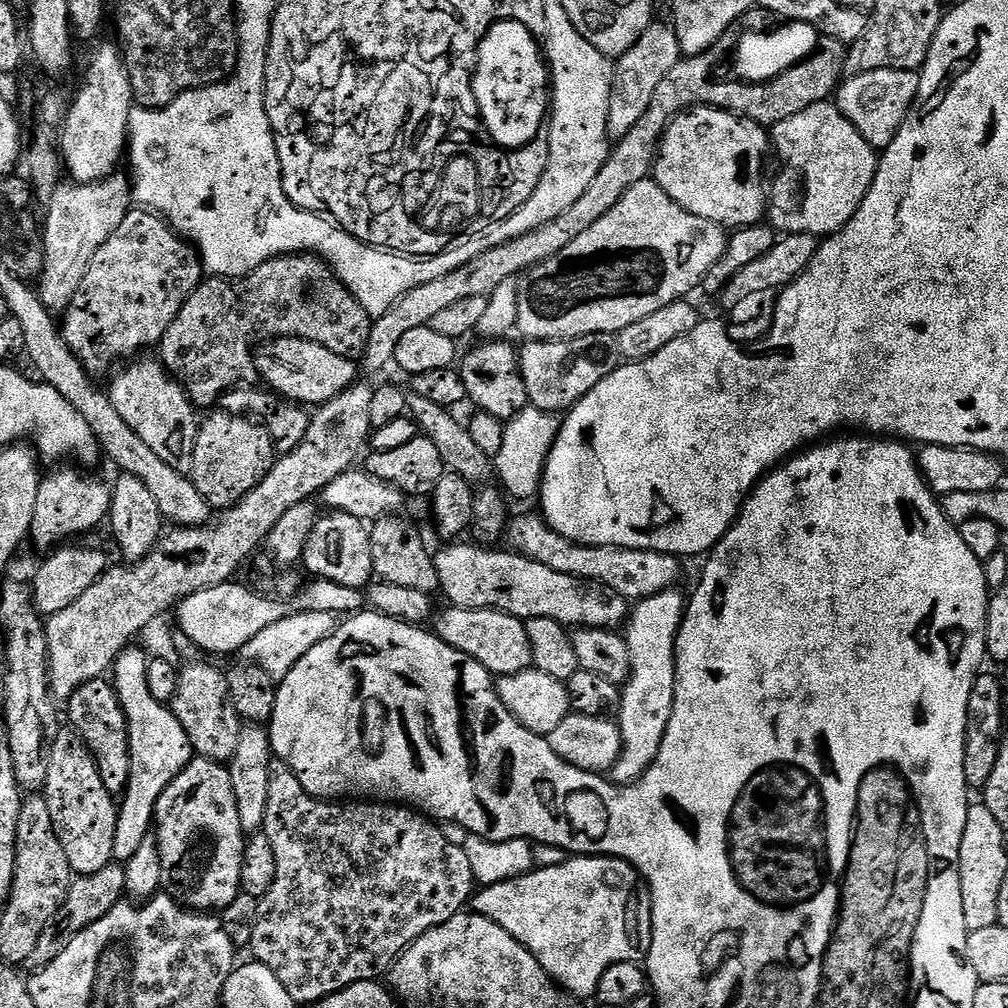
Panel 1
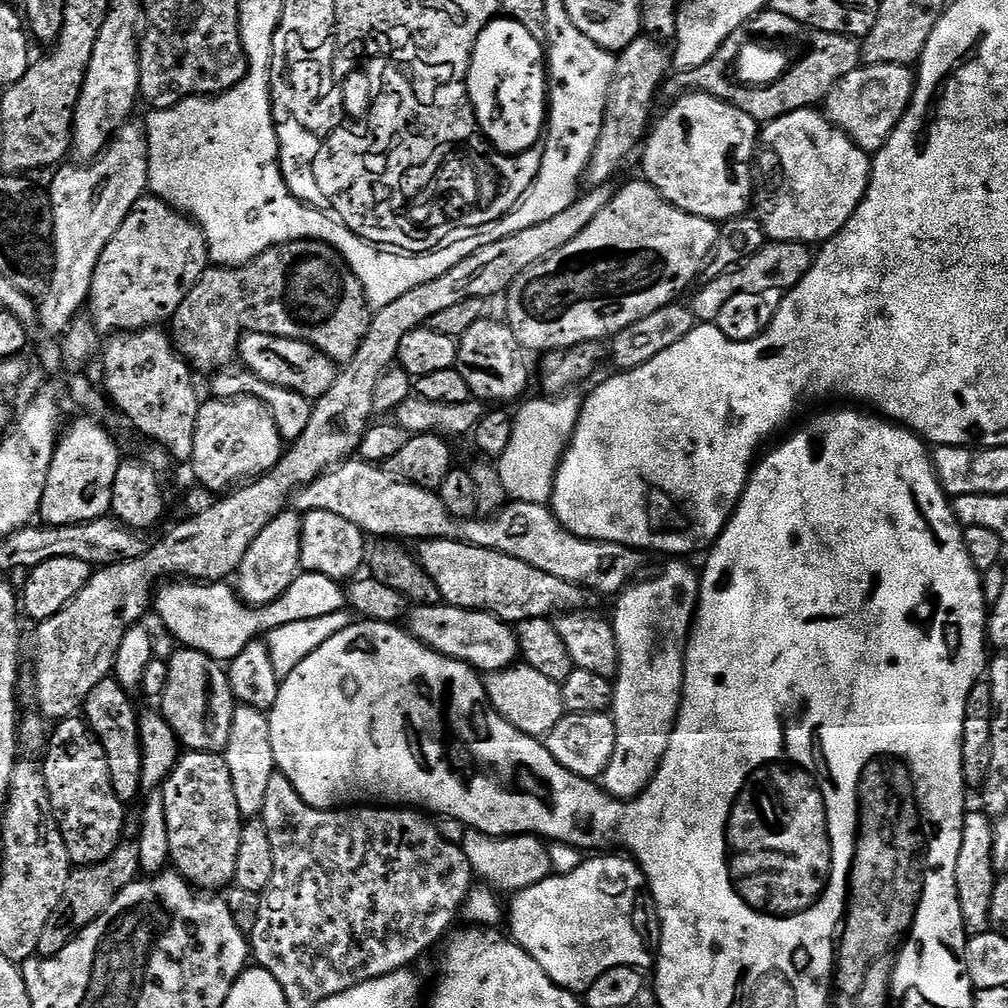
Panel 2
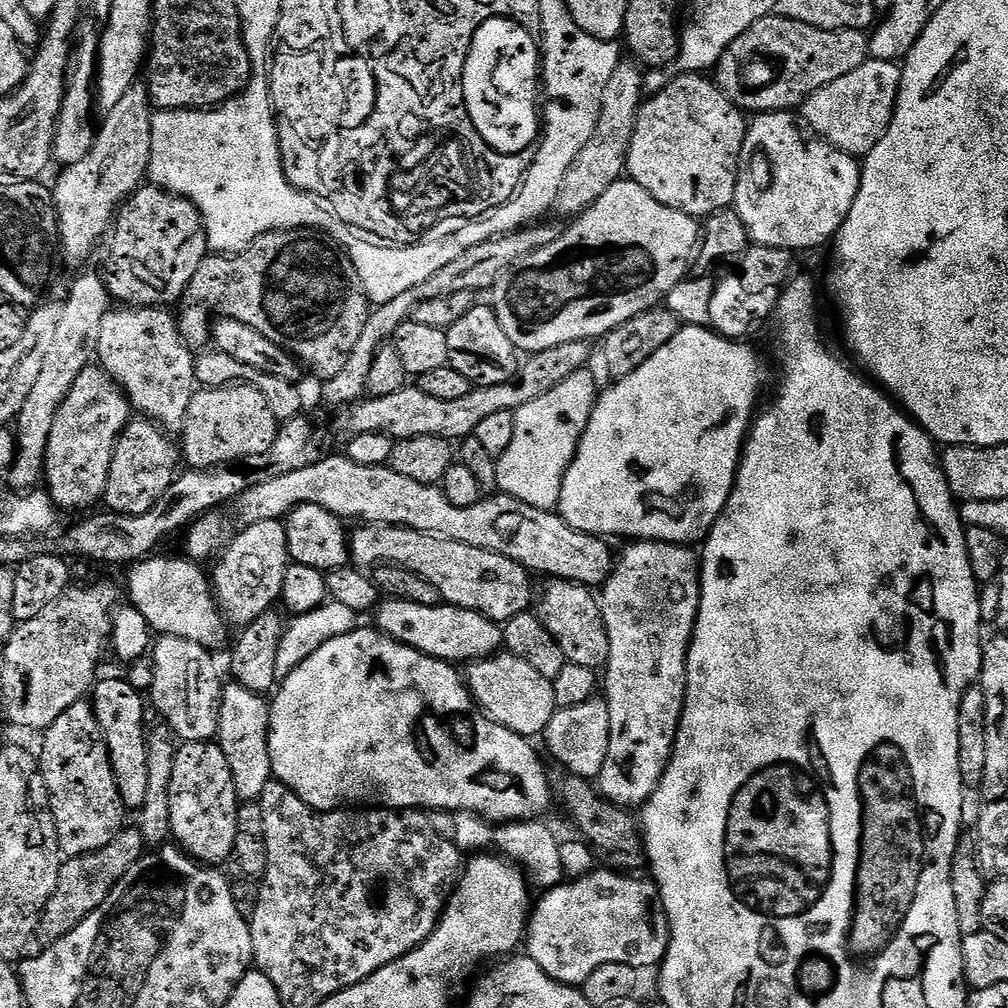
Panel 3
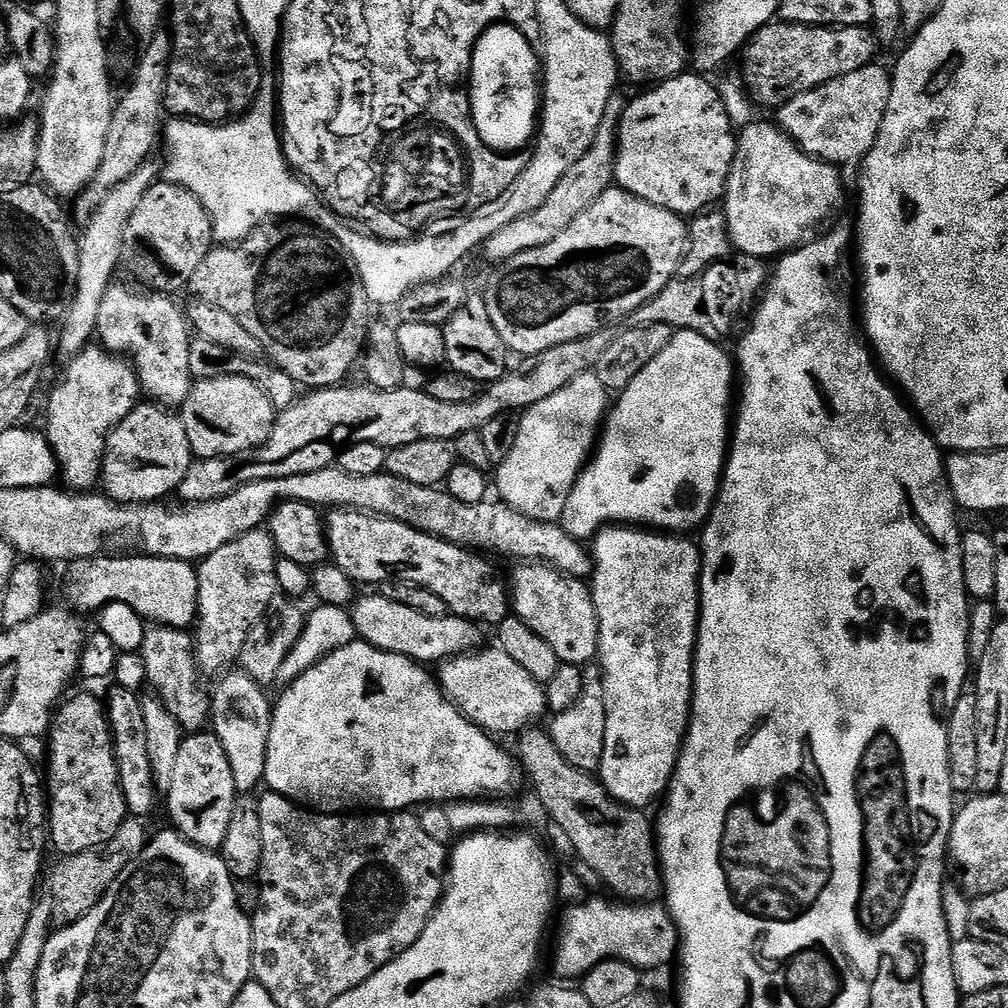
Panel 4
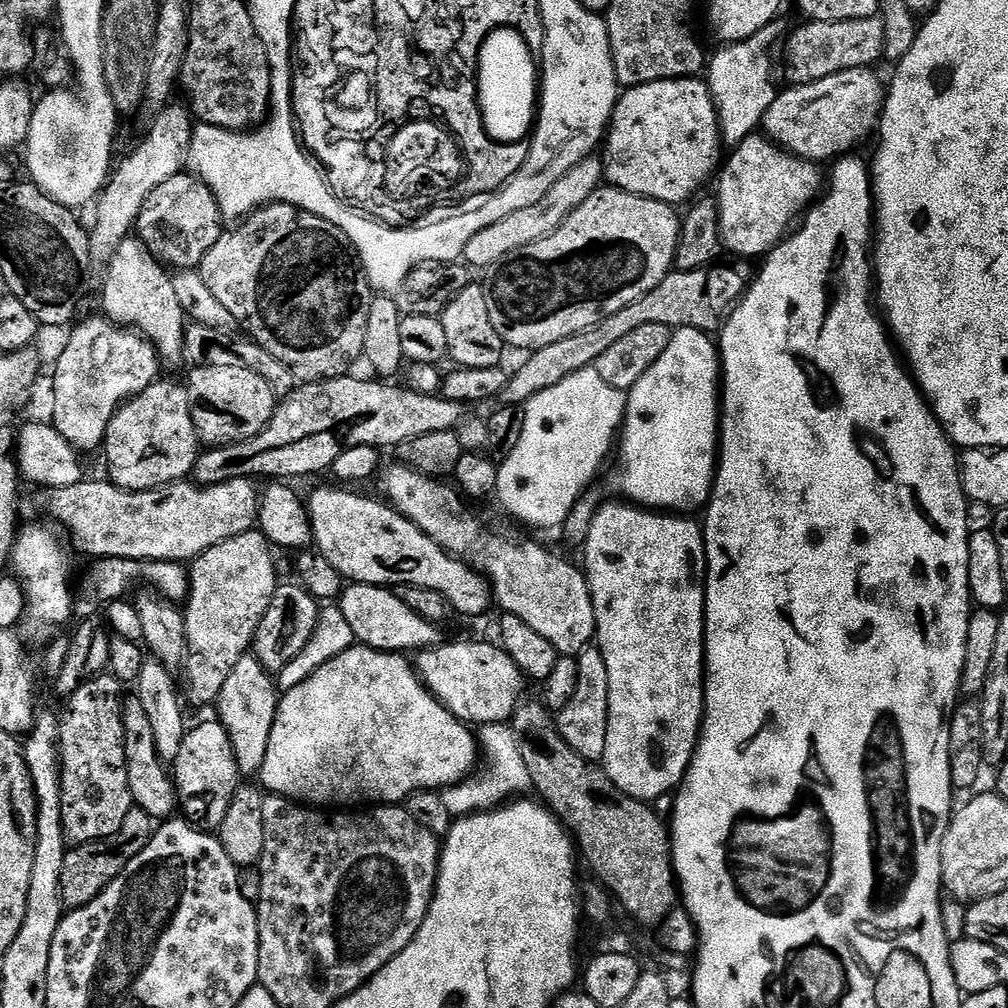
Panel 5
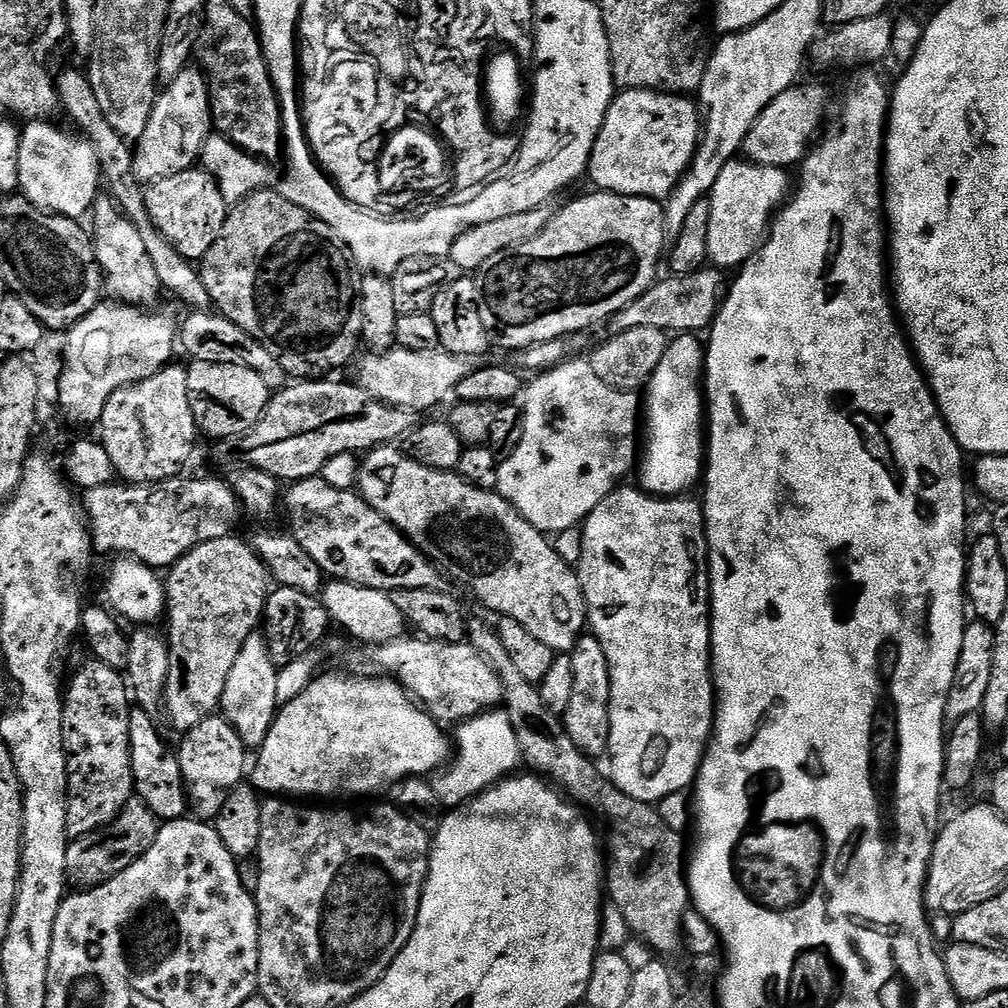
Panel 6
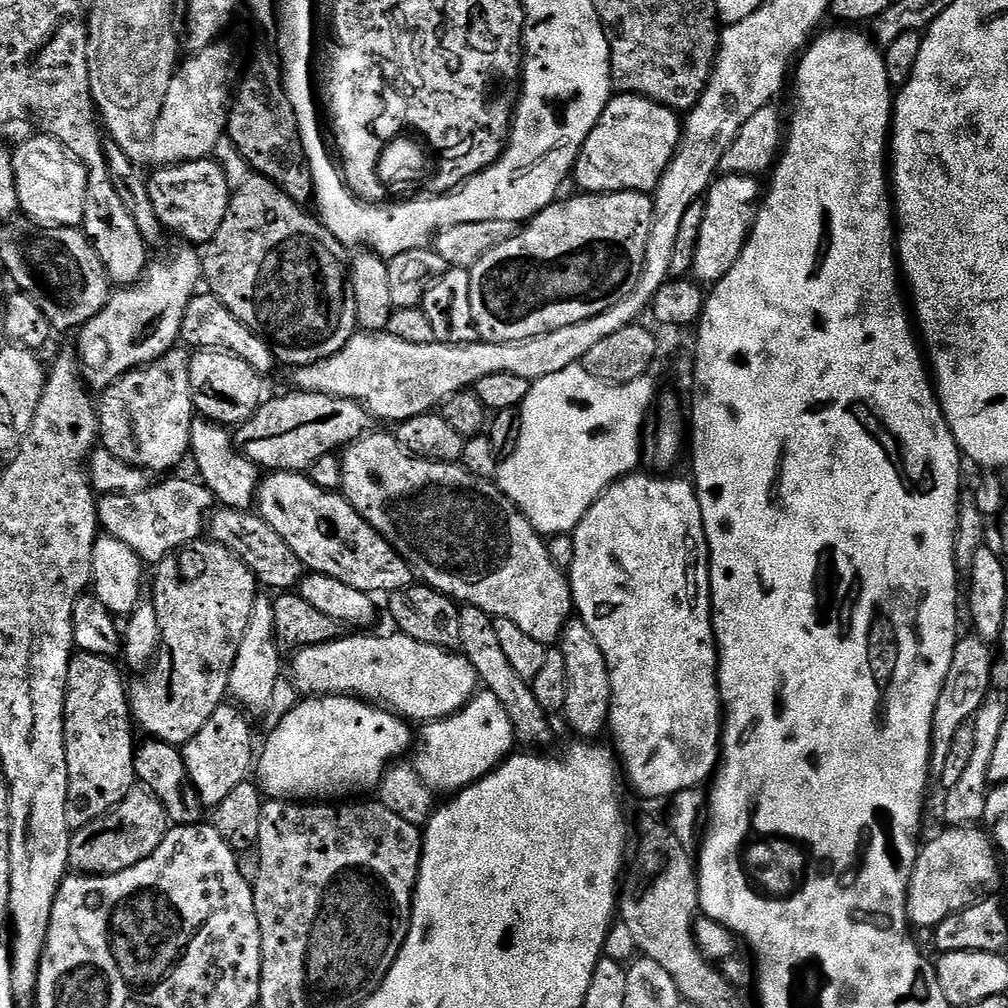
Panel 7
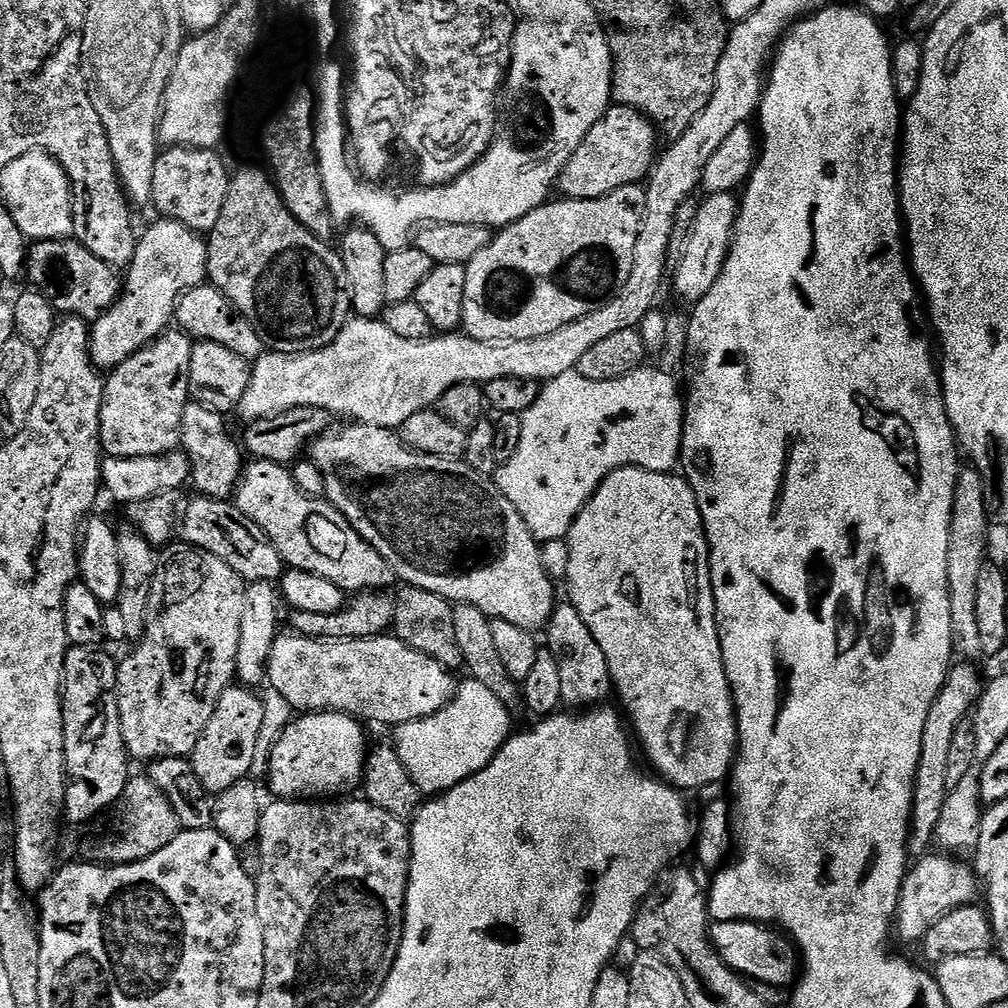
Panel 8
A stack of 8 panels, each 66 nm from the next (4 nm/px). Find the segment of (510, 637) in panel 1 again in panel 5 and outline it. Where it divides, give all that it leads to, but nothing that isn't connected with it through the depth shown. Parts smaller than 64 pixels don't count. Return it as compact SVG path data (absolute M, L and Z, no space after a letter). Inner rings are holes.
M349 583L338 597L338 606L363 647L377 648L379 652L416 654L441 643L441 625L432 624L426 618L414 614L414 610L410 610L410 606L406 606L406 602L402 602L402 598L398 598L391 587Z

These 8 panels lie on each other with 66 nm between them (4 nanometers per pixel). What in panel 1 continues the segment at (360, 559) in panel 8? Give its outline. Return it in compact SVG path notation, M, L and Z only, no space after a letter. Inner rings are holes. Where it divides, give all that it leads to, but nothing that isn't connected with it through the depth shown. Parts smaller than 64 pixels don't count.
M464 542L449 543L434 556L440 592L448 599L449 605L457 608L493 608L525 622L534 618L554 618L554 622L565 626L609 630L619 629L630 615L628 597L618 594L618 590L610 590L610 586L602 586L596 580L558 574L558 570L550 570L550 566L542 566L542 562L511 550L496 552L500 550L492 546L460 543Z

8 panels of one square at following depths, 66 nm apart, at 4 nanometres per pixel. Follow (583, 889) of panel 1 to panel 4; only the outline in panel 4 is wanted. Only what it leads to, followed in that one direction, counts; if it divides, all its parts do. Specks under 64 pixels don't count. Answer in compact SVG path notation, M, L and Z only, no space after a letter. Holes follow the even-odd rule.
M584 898L579 902L573 903L568 906L564 912L564 917L560 920L560 933L556 936L556 972L557 977L568 978L564 976L576 976L576 978L582 978L590 971L594 966L598 966L598 962L603 960L626 960L630 961L636 968L641 970L647 970L647 968L664 968L668 963L677 959L680 951L680 930L676 927L676 919L672 917L672 913L668 911L667 907L660 902L620 902L622 904L615 904L612 900L590 900L590 898Z

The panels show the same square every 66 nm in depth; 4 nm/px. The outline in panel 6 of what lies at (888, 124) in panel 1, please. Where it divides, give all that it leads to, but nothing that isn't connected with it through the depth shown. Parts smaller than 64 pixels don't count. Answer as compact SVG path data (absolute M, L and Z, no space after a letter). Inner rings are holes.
M803 84L787 88L766 106L766 110L762 110L762 114L758 114L758 122L750 126L750 134L744 139L742 152L747 159L785 170L791 169L791 164L796 166L803 161L810 148L808 139L816 131L817 135L825 123L824 103L828 100L828 92L822 85Z

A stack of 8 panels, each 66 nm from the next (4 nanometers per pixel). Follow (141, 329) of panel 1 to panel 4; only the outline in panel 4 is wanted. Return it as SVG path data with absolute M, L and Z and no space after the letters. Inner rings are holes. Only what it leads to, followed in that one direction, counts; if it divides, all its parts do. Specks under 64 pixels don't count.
M157 182L150 186L150 190L146 190L146 194L142 194L142 202L138 202L138 210L134 210L133 217L128 223L128 234L126 237L129 245L136 244L136 272L145 280L145 285L151 286L156 290L172 290L168 288L180 288L184 283L191 281L195 277L198 266L202 266L202 258L206 258L206 254L211 252L214 247L214 237L212 235L212 215L208 212L207 206L190 190L183 188L181 184L170 184L167 182Z

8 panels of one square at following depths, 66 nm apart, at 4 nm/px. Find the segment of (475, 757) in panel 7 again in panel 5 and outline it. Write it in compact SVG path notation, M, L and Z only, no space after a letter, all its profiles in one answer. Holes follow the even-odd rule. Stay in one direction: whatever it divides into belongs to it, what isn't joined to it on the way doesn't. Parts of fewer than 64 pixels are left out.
M511 723L483 725L478 732L478 748L482 753L479 767L459 784L449 784L440 792L442 802L448 804L453 818L489 811L533 791L530 770L518 750L518 738L514 738Z

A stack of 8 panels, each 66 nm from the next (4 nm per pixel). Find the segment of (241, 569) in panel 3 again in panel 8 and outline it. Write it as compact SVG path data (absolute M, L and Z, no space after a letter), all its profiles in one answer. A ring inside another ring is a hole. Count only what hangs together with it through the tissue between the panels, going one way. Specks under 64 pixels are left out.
M173 542L159 553L154 582L148 599L148 613L144 630L135 641L136 649L125 660L119 661L116 670L116 697L122 722L122 738L126 742L126 750L133 761L151 762L167 756L191 757L198 738L202 738L202 730L206 730L206 722L210 722L210 718L214 714L214 706L218 702L218 698L233 683L238 658L238 634L242 634L242 606L246 606L246 581L222 558L183 542Z

